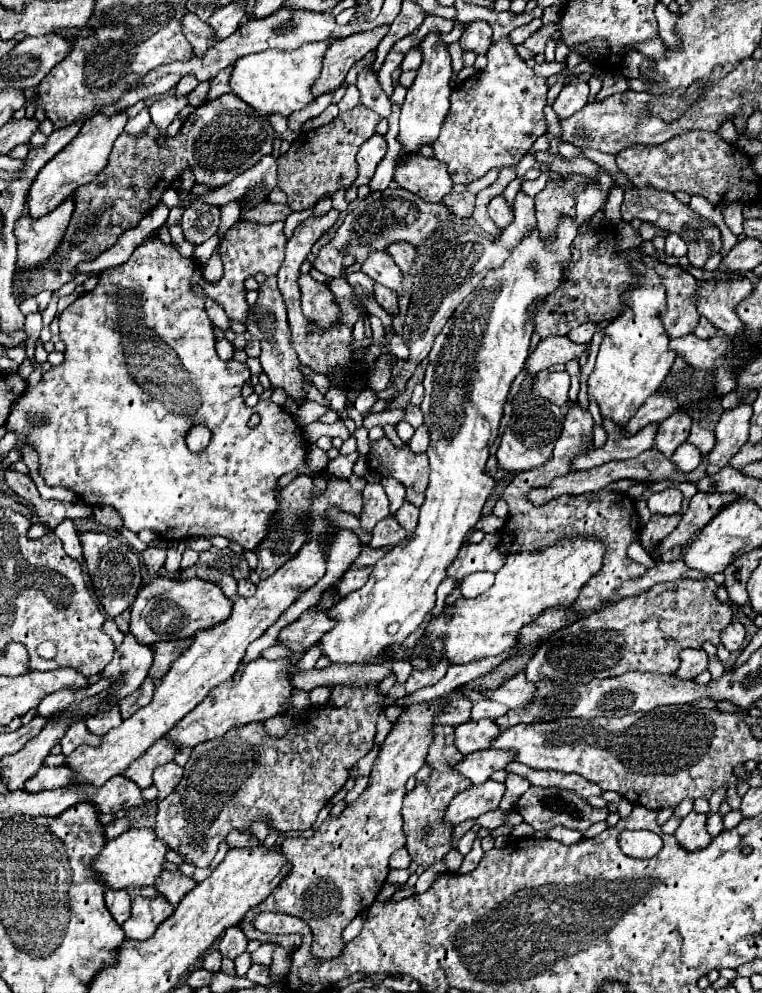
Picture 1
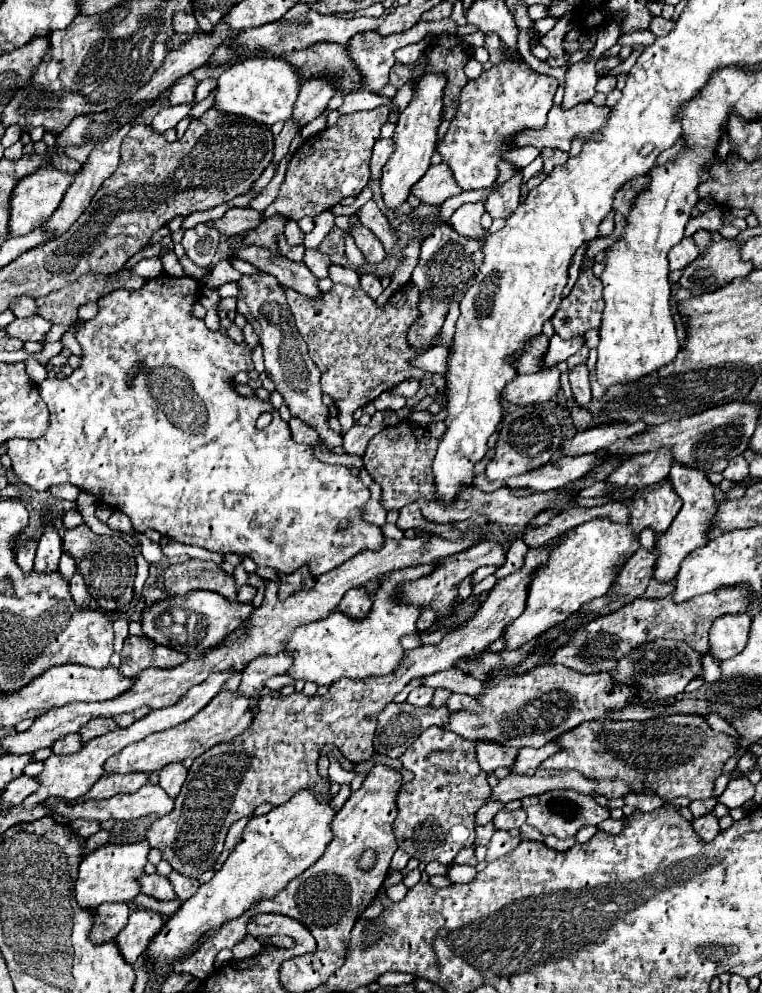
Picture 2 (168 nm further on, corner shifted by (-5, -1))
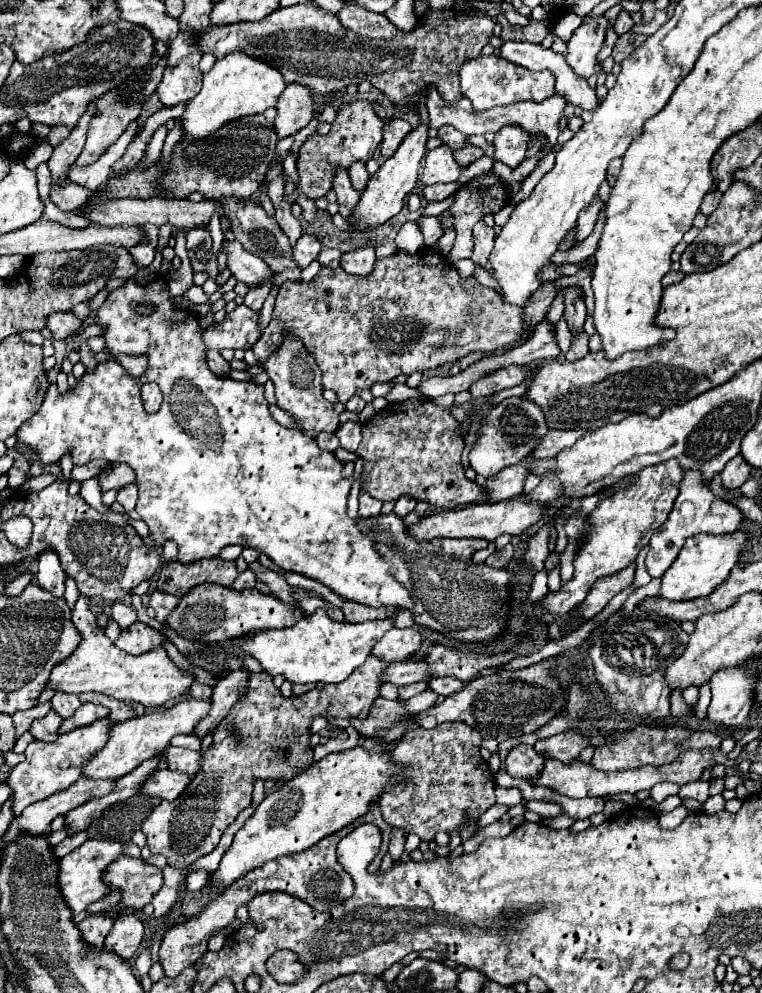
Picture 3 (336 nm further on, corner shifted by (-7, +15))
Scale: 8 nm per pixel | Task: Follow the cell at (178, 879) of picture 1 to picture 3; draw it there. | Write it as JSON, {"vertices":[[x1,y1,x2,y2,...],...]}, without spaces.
{"vertices":[[120,856,116,862,112,862,104,872,104,880,112,890,122,890,120,904,132,912,138,912,148,902,152,902,154,894,164,884,160,868,144,862,142,858,130,856]]}

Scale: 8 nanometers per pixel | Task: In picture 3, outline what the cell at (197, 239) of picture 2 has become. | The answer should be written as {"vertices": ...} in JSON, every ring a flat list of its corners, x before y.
{"vertices":[[190,228,186,232,186,248,188,256,192,260,192,270,202,272,206,270,210,278,218,276,218,264,212,256,212,236,206,228]]}

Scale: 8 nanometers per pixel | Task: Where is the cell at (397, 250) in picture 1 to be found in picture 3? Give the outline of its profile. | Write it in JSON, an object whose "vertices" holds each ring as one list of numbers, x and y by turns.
{"vertices":[[354,162,348,170,350,174,350,180,352,180,352,186,358,190,358,192,364,192,366,184,368,184,368,172,366,172,366,166,362,162]]}

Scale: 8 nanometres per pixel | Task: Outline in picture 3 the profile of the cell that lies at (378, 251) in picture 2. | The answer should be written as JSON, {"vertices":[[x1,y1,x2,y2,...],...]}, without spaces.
{"vertices":[[342,168,338,170,332,188,334,188,336,194,338,194,338,204,340,204,340,206,346,206,350,212,356,210,356,204,358,204,358,200,360,200,360,194,352,188,346,170,342,170]]}

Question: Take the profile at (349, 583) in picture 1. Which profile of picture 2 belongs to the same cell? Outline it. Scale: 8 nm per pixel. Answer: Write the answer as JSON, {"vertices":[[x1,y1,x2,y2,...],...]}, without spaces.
{"vertices":[[352,588,350,592,344,594,338,610,350,618,364,618,370,614,370,608,372,608,372,600,370,596,366,594,366,588]]}

